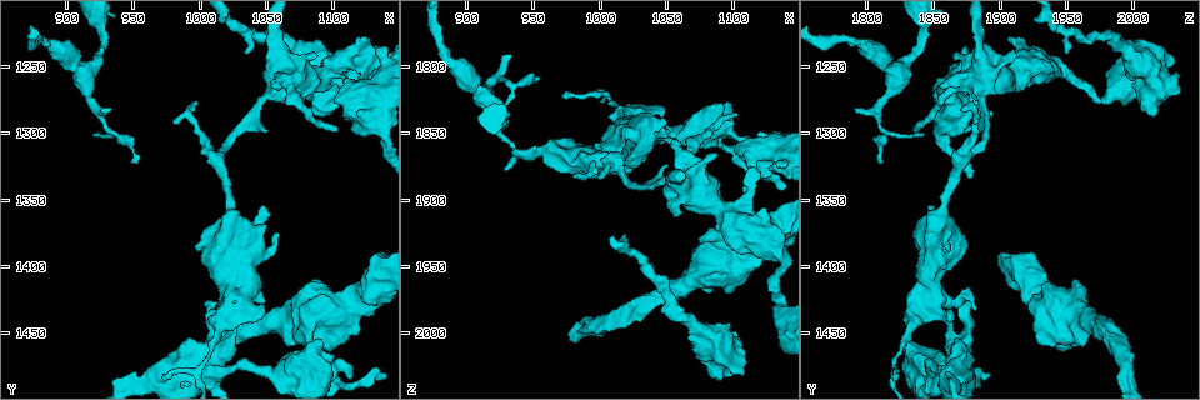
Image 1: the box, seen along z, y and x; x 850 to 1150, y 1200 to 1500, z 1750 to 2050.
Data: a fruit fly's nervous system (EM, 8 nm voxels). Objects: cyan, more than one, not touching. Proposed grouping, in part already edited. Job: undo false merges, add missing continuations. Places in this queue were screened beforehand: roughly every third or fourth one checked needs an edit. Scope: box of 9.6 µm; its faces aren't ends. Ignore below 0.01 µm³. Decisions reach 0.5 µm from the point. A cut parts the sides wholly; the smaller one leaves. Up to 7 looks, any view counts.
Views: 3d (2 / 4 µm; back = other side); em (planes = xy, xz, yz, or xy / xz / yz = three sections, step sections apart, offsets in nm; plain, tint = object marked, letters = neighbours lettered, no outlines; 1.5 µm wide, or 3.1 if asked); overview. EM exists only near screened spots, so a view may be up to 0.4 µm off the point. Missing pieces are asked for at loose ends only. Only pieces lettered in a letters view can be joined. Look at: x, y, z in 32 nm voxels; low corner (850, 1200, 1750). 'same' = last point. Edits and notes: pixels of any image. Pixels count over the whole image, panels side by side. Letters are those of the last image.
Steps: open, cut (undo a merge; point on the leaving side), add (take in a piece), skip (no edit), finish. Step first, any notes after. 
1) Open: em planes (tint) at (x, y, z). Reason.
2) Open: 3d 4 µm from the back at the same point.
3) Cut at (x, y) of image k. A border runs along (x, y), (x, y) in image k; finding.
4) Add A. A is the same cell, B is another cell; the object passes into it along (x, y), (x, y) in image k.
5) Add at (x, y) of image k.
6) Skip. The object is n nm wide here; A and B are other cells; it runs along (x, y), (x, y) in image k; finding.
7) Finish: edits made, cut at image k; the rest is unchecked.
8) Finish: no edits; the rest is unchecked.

Open: em xy step 4 (letters) at (1108, 1248, 2030). Stops while still wide.

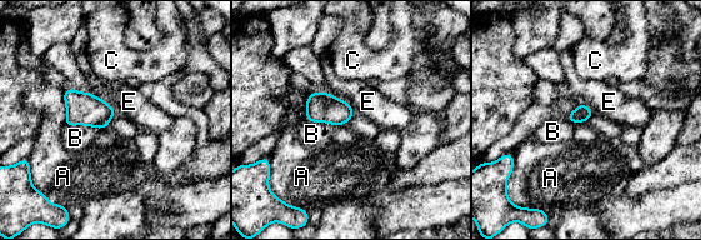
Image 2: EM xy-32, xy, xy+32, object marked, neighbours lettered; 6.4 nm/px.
Open: em planes (letters) at the same point. Cut it another way.

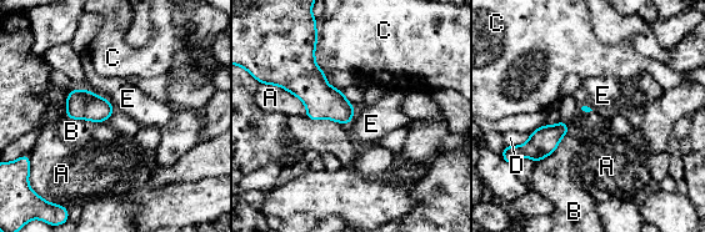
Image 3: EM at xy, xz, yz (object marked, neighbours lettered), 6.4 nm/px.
Skip. A, B, C, D and E are other cells; no lettered piece goes on from it.

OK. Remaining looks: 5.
Open: 3d 4 µm at (1022, 1456, 1864). Thick turns thin.

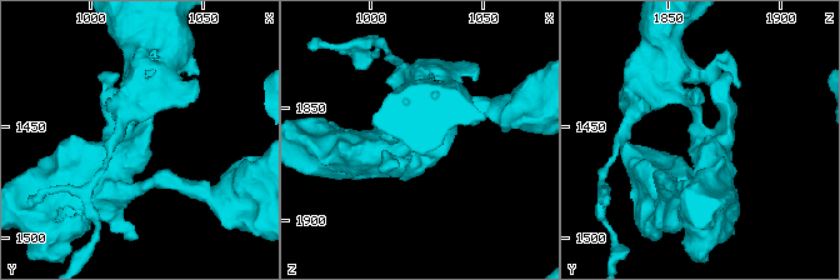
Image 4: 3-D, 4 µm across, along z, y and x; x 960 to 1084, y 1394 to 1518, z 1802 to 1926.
Open: em planes (letters) at (1022, 1455, 1864). Now the EM.

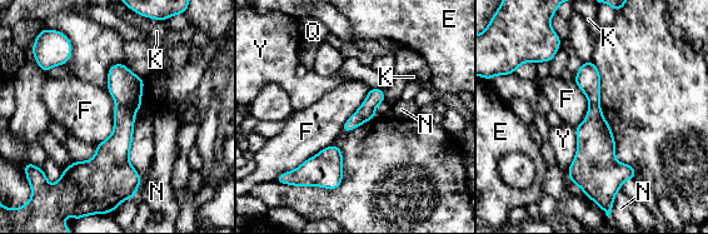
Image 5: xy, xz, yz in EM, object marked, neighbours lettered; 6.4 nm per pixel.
Cut at (119, 143) of image 5. The object is 110 nm wide here; the longest contact is with F, 380 nm; E, F, K, N, Q and Y are other cells; two neurons meet here.

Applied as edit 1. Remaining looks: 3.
Finish: edits made, cut at image 5; the rest is unchecked.

